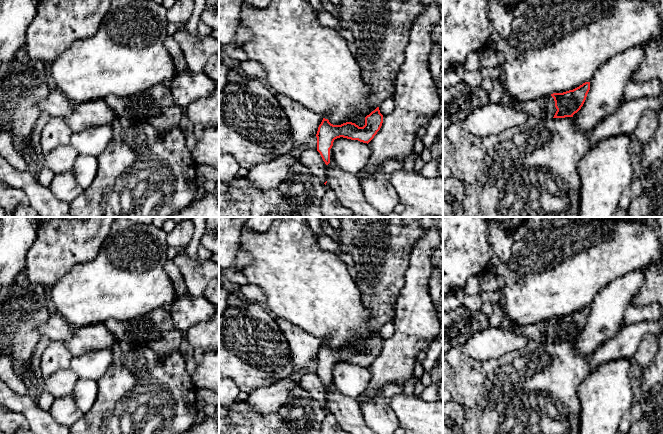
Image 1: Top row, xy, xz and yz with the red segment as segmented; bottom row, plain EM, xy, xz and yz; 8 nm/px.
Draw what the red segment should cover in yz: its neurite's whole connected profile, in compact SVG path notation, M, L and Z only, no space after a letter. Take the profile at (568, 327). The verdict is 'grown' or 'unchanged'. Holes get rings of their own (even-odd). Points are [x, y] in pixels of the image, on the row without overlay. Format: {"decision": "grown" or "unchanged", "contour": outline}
{"decision": "grown", "contour": "M585 306L573 314L553 317L525 326L517 326L503 317L499 328L504 332L515 333L517 336L527 337L529 341L533 340L540 344L573 341L583 330L589 314L590 306Z"}

